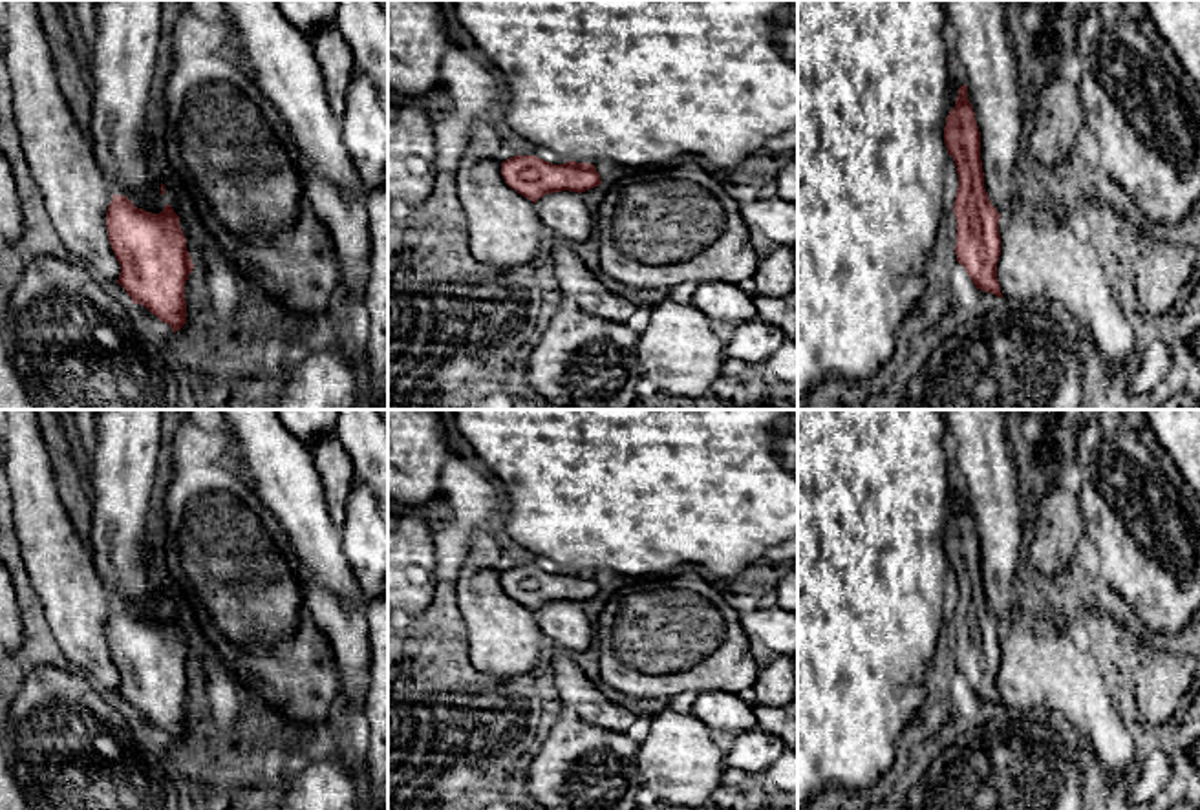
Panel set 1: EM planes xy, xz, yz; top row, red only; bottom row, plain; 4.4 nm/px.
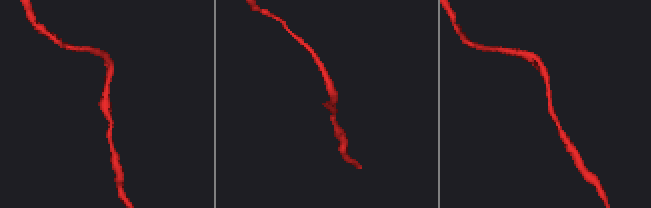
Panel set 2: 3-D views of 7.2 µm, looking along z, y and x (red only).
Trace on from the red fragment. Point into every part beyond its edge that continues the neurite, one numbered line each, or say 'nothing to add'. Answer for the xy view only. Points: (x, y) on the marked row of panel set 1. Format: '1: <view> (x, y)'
nothing to add

